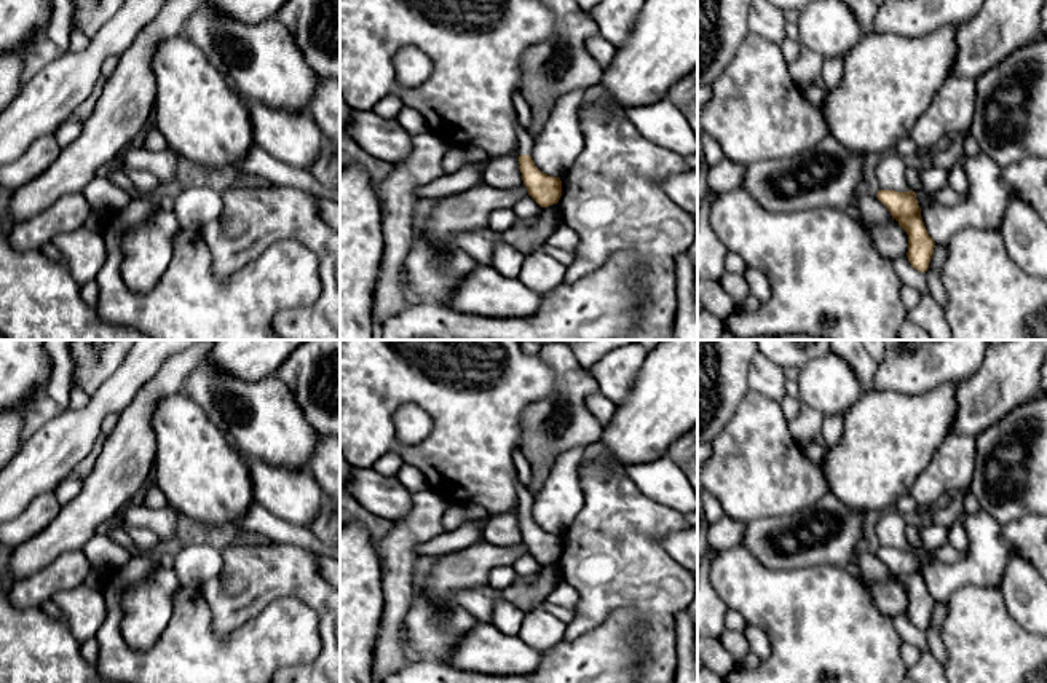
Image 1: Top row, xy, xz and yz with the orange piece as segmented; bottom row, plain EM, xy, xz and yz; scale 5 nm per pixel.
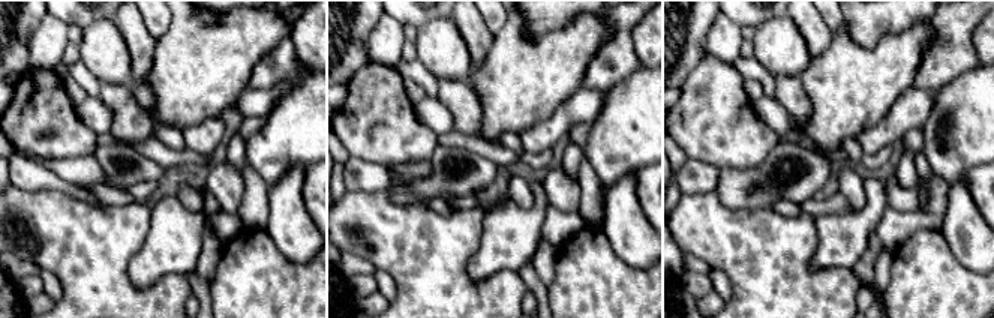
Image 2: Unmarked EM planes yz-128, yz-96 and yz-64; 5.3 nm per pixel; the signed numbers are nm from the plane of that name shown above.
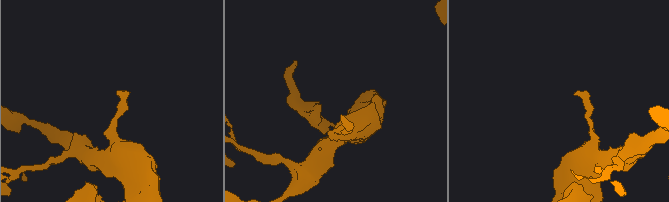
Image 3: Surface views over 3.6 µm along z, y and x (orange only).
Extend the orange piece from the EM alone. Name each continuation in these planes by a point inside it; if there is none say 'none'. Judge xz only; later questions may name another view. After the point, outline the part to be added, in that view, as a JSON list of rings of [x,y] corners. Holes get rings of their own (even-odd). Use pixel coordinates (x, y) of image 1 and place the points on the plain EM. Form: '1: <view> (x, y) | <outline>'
1: xz (525, 498) | [[[516,476],[517,488],[517,514],[533,511],[535,495],[525,487],[525,484]]]

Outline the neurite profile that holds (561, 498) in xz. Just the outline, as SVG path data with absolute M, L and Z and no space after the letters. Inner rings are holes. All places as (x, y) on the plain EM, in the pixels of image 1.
M576 447L563 453L535 495L531 517L547 533L560 535L576 519L584 504L578 480L578 466L583 463L584 448Z

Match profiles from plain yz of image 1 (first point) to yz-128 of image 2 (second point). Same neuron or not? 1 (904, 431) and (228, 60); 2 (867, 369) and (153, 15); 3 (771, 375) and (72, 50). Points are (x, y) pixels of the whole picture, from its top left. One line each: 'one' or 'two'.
1: one
2: two
3: two

